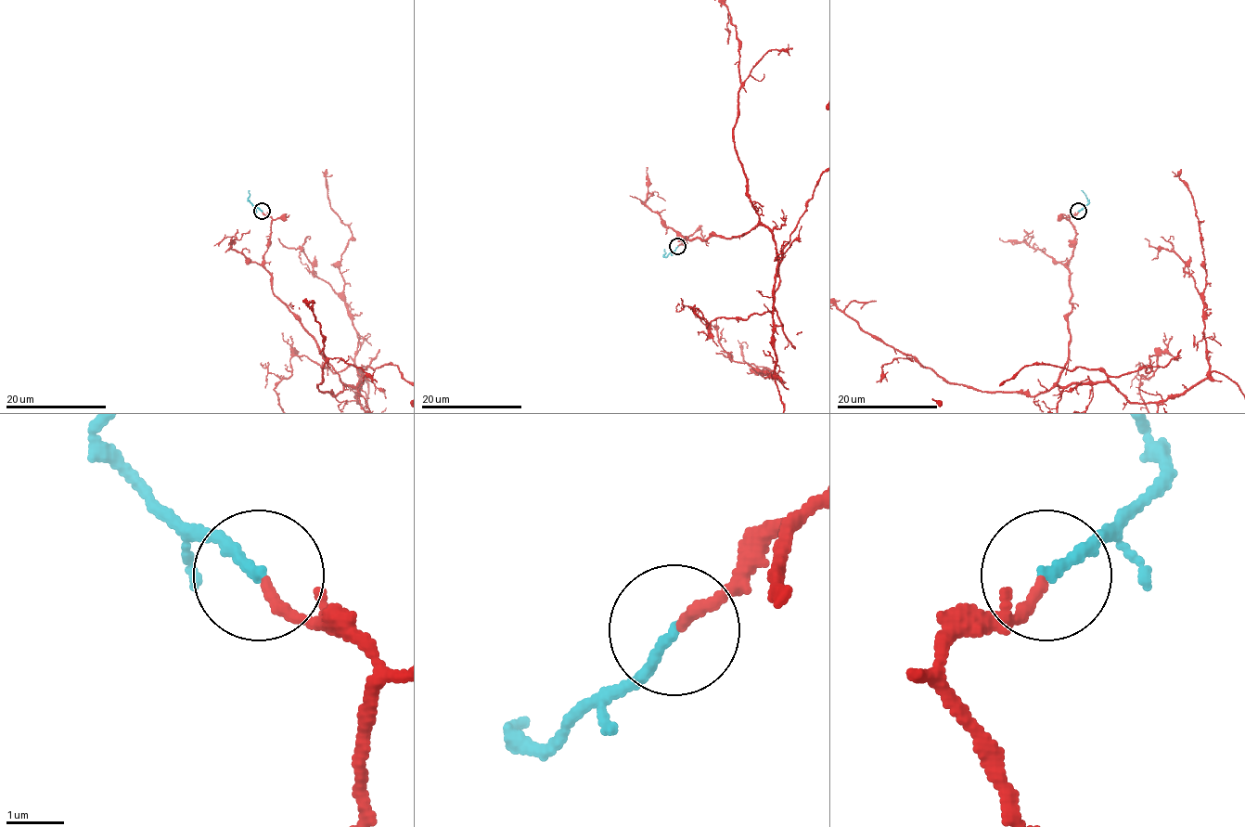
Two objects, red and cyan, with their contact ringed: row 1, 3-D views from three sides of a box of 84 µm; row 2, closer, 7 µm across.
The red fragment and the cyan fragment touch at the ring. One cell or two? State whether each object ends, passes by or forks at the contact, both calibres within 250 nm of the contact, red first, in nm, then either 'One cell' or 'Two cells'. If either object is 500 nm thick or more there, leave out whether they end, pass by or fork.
At the ring red ends. At the ring cyan ends. Thickness 190 nm (red) against 190 nm. One cell

